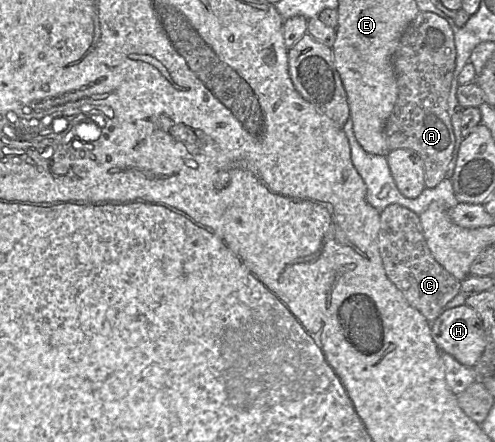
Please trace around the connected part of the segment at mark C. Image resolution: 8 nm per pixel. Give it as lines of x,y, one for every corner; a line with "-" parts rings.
390,204
380,213
378,247
388,279
429,323
434,322
445,311
445,306
460,293
461,282
433,258
419,216
409,209

